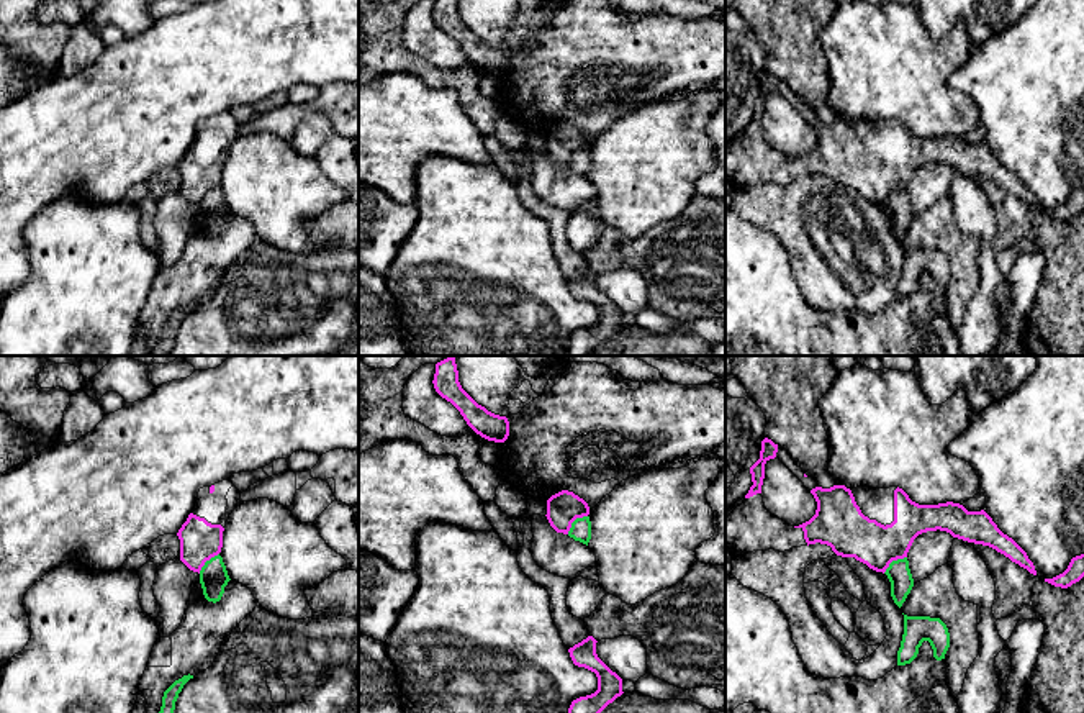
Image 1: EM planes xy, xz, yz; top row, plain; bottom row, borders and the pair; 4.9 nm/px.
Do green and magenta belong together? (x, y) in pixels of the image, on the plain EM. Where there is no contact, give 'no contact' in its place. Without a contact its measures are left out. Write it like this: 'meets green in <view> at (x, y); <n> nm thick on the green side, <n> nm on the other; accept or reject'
meets green in xz at (573, 154); 100 nm thick on the green side, 160 nm on the other; reject

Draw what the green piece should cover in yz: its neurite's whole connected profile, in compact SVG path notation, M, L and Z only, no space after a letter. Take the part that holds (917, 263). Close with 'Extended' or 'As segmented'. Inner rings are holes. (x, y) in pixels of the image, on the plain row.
M904 248L904 267L897 284L897 298L910 297L924 274L928 274L937 293L945 292L950 266L940 251Z. As segmented

